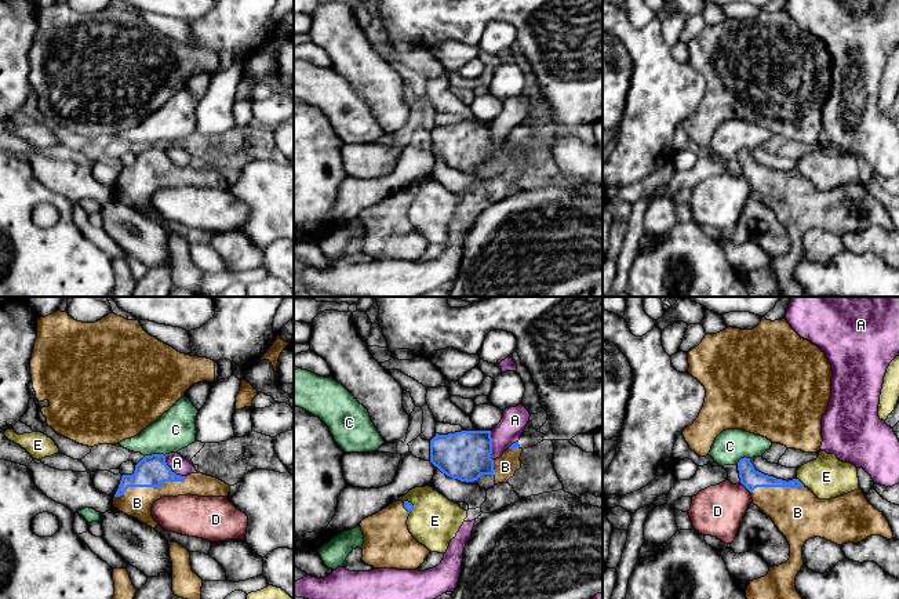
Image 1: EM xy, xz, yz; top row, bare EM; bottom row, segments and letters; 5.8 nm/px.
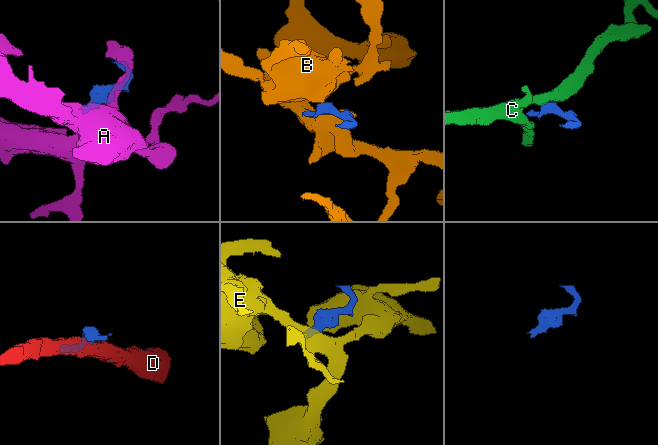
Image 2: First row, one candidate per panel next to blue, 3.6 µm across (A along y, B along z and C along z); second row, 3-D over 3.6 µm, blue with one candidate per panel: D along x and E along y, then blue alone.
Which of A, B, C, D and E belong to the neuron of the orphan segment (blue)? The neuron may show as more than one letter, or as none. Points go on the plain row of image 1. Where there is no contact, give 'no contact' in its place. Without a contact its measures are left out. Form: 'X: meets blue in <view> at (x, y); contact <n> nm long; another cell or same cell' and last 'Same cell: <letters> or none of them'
A: meets blue in xz at (491, 137); contact 180 nm long; another cell
B: meets blue in xy at (150, 177); contact 440 nm long; same cell
C: meets blue in xy at (155, 145); contact 120 nm long; another cell
D: meets blue in yz at (746, 178); contact 90 nm long; another cell
E: meets blue in yz at (800, 173); contact 60 nm long; another cell
Same cell: B

